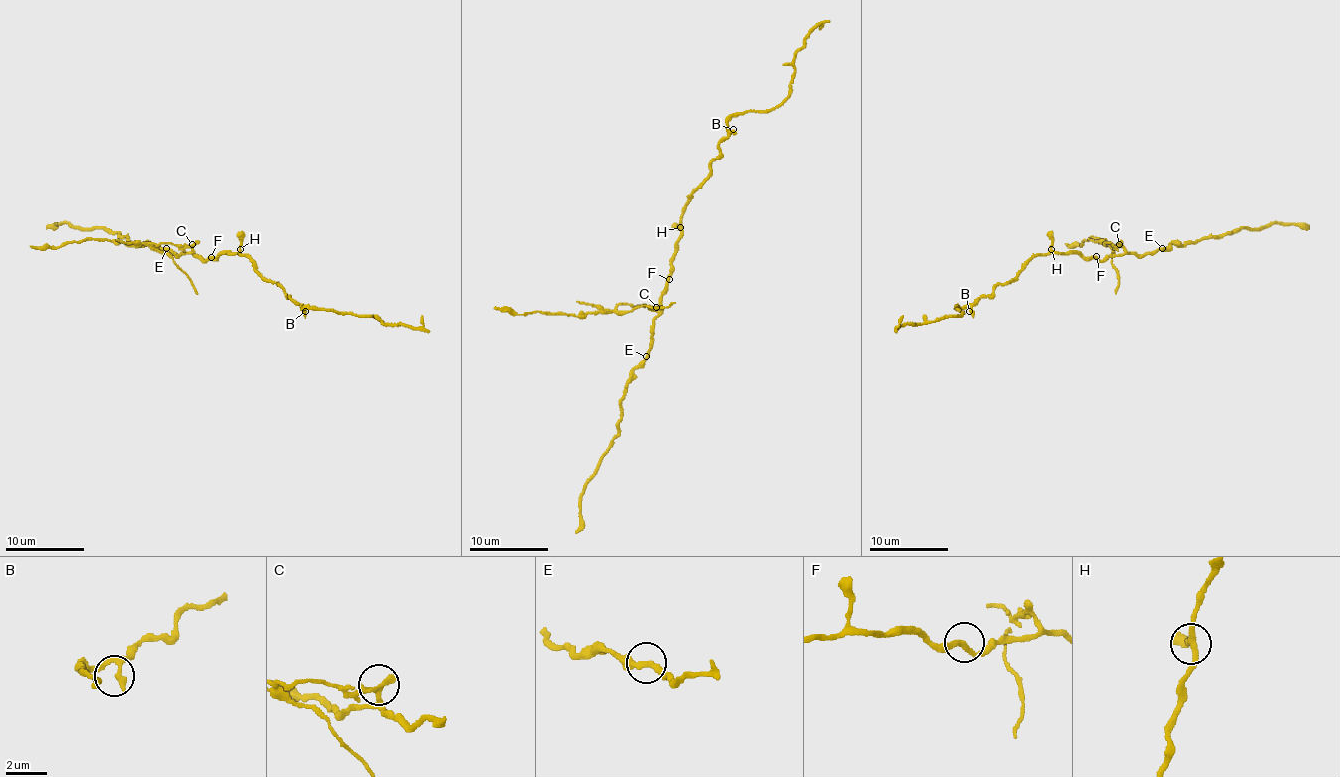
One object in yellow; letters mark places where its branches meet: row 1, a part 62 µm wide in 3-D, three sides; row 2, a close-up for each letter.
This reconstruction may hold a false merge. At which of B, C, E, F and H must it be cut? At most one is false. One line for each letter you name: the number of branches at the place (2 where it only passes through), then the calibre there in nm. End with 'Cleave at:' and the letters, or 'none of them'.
C: 3 branches meet; 200 nm thick
Cleave at: C

